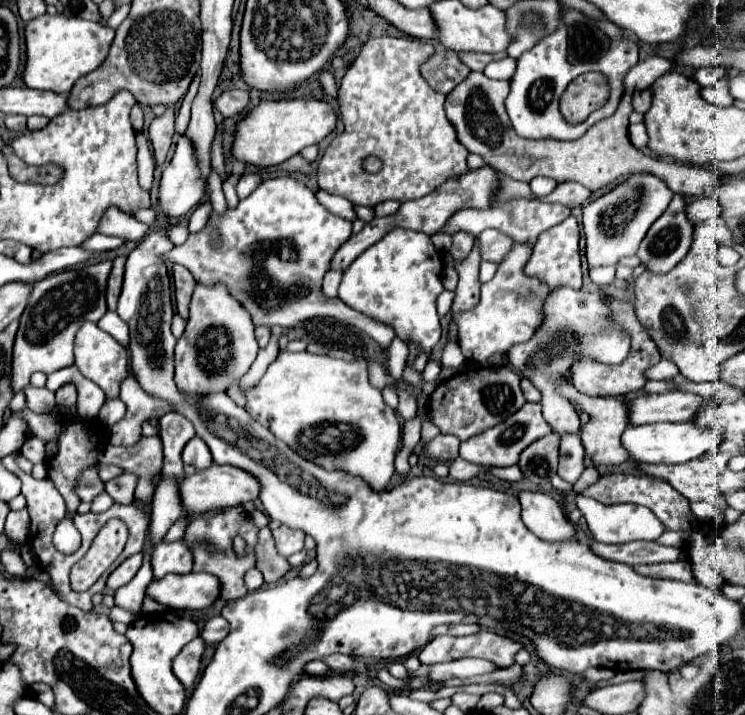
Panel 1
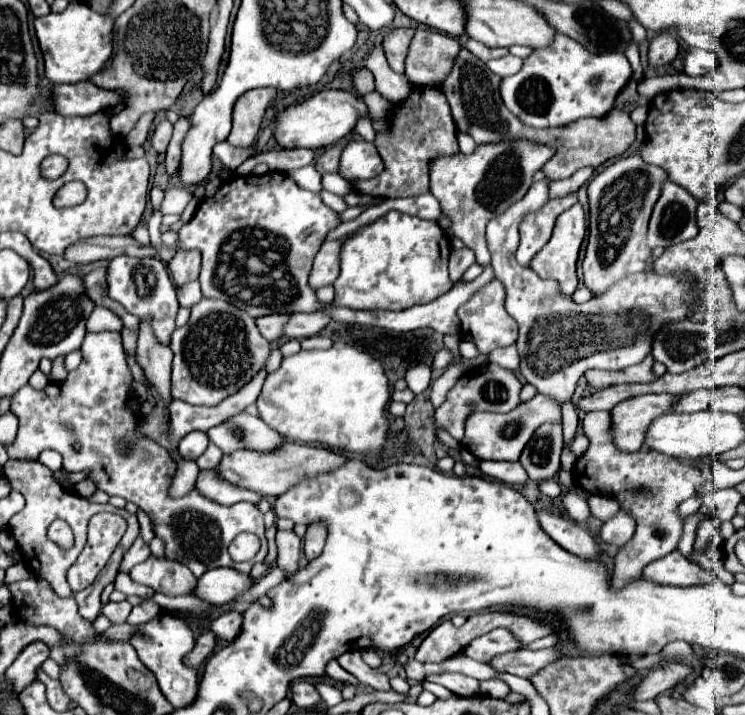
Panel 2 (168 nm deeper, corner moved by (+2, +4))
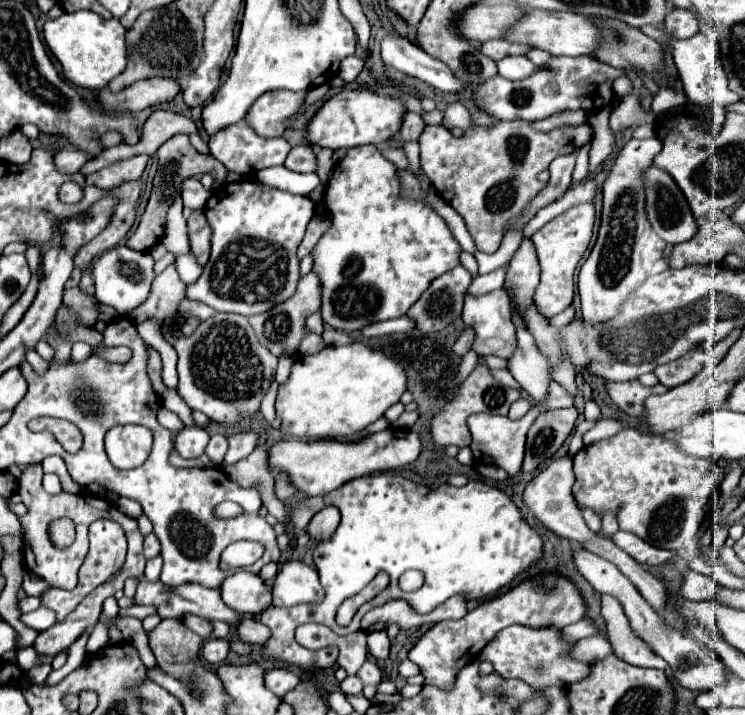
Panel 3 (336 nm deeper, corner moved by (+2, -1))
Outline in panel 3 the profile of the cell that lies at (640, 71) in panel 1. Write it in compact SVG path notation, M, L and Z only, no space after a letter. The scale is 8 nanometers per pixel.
M671 11L663 23L663 31L673 39L693 37L697 29L699 29L699 23L691 11Z

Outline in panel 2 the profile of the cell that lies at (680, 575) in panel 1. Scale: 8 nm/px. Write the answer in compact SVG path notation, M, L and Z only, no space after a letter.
M673 550L661 560L647 564L643 570L643 578L661 586L699 586L717 580L715 574L689 562L679 550Z

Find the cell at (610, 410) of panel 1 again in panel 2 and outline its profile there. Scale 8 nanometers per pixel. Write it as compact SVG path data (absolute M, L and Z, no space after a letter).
M643 394L643 396L629 398L629 400L621 402L619 406L615 406L611 410L611 416L613 416L613 440L619 446L619 450L623 450L623 452L637 452L641 448L643 440L645 440L649 424L657 416L667 414L675 406L677 398L679 398L677 394Z

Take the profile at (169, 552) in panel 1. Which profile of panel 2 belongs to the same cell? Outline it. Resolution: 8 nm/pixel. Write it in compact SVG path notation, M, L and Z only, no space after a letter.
M151 556L143 564L137 564L129 574L137 584L149 586L167 596L189 596L197 586L197 578L187 570L187 566L167 558Z

